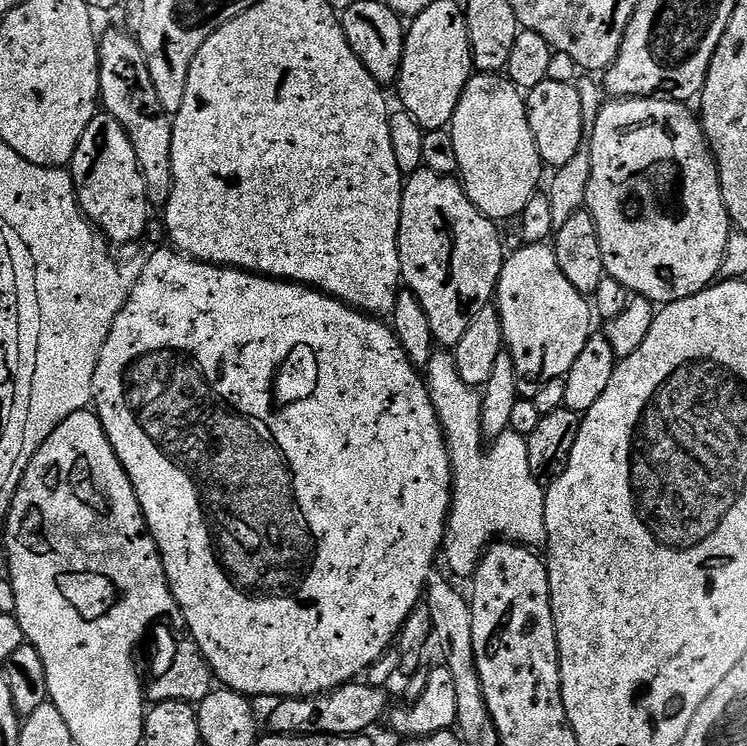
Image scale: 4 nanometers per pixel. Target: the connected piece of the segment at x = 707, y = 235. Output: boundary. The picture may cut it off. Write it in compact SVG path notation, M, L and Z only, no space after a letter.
M616 98L611 102L605 103L596 115L594 126L590 129L590 151L592 154L592 165L590 166L590 186L588 187L588 198L586 201L586 210L594 218L596 229L598 230L598 242L602 246L602 262L604 263L604 271L609 277L613 276L618 283L624 288L629 288L629 293L637 296L645 296L647 300L651 300L653 305L663 306L665 304L673 304L682 298L690 298L694 294L698 294L703 288L708 287L720 276L720 268L724 264L724 255L728 249L728 237L730 235L730 221L728 211L726 210L726 202L722 198L722 190L720 189L720 171L716 168L716 157L713 156L711 148L708 147L708 139L704 136L704 129L698 119L697 113L692 112L691 107L685 106L683 103L677 102L671 98Z

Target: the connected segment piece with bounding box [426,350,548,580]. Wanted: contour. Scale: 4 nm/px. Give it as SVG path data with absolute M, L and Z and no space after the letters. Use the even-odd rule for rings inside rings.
M433 351L426 366L426 383L452 463L452 509L448 514L442 554L453 577L471 579L479 560L495 540L522 544L540 550L547 545L545 485L530 470L530 454L526 437L507 430L493 439L484 464L486 439L482 430L481 393L467 384L451 351ZM485 468L488 473L483 472ZM484 480L492 491L492 504L484 504ZM456 575L456 576L455 576Z

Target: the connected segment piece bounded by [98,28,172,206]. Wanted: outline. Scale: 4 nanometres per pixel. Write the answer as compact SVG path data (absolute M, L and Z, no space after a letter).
M112 28L105 36L103 33L99 37L98 47L103 111L115 118L130 138L148 187L149 203L163 206L172 193L172 120L158 98L158 90L154 90L140 41L133 33L131 36L128 32Z

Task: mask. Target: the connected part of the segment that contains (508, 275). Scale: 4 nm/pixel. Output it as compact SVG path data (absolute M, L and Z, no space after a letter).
M547 243L528 244L505 259L494 300L500 313L506 349L513 356L516 374L520 378L529 376L532 380L543 382L567 376L578 354L582 354L582 346L586 346L586 342L594 334L589 297L570 286L570 278L562 274L555 251Z

